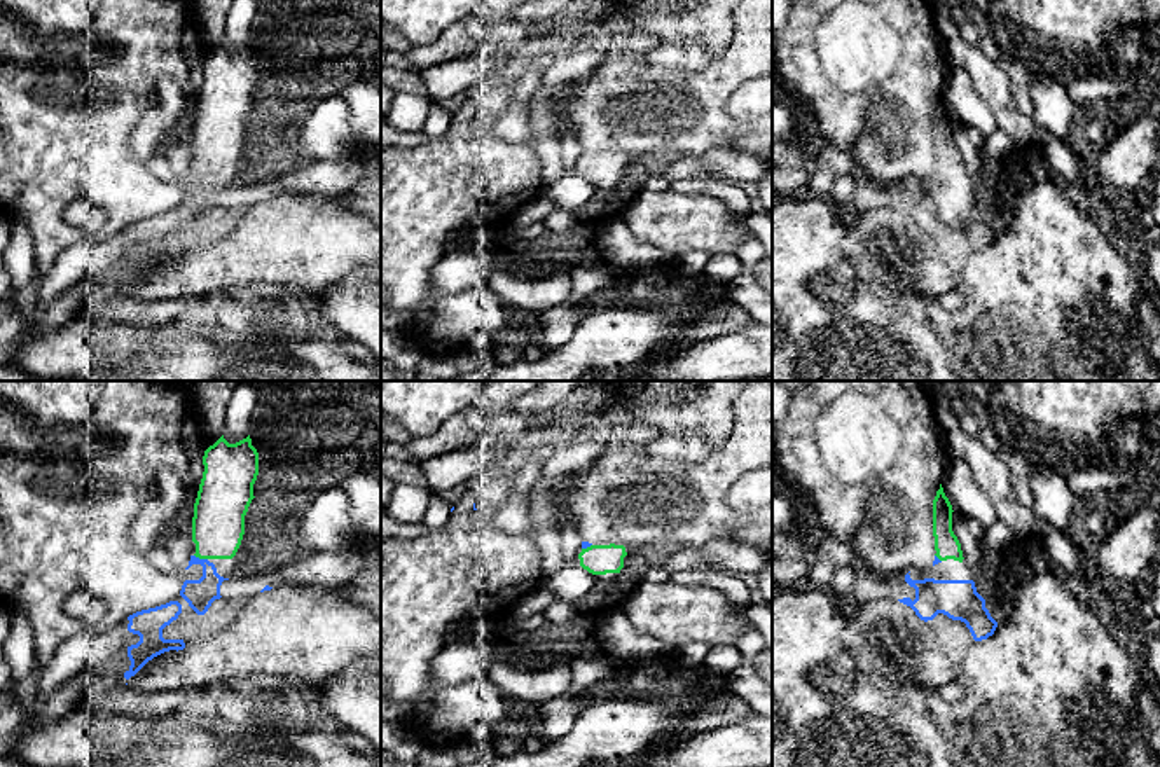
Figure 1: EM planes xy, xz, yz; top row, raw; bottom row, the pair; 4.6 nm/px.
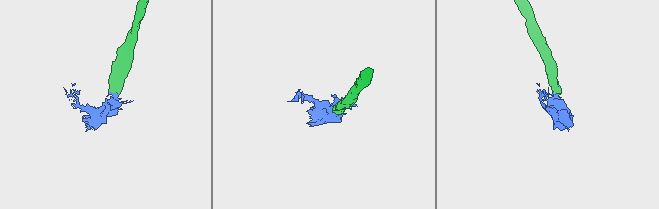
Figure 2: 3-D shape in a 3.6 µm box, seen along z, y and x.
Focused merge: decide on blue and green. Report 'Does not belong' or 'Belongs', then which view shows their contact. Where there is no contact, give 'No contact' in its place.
Belongs. Touches blue in xy

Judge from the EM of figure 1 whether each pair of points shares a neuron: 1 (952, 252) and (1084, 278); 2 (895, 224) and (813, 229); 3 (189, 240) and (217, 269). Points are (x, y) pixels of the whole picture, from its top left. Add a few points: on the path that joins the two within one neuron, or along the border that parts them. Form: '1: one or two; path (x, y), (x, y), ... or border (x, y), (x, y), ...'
1: one; path (986, 271), (1050, 275)
2: two; border (844, 224), (842, 255), (853, 268)
3: two; border (240, 236), (224, 236), (186, 257)

